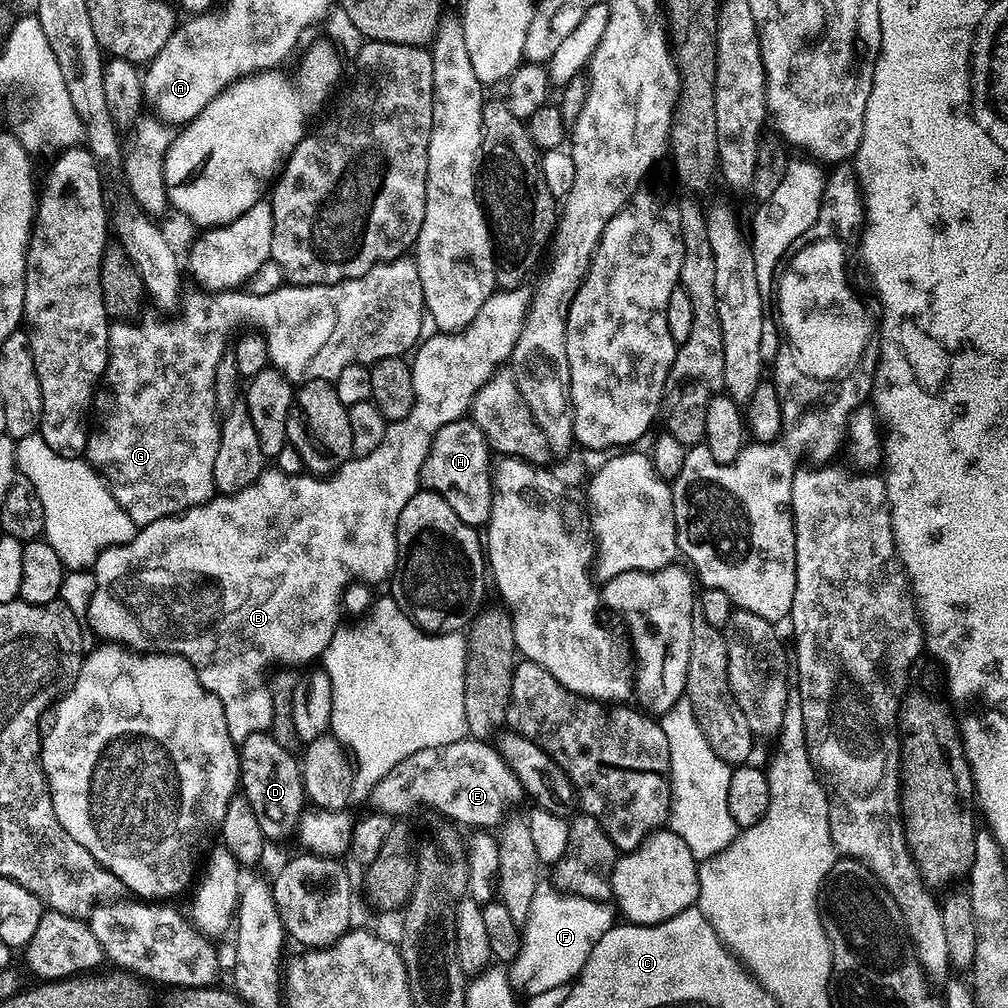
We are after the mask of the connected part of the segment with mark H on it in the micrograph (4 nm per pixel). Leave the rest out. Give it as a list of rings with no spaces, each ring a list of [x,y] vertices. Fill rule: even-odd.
[[[471,418],[455,420],[442,426],[442,430],[432,437],[432,445],[420,471],[421,485],[446,498],[450,510],[474,529],[487,525],[492,509],[492,468],[488,456],[488,439],[478,425]]]

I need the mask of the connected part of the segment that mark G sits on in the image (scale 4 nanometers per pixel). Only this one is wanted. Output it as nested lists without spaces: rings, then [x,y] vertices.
[[[197,290],[198,292],[188,292],[185,291],[182,296],[182,303],[179,305],[178,311],[180,310],[180,316],[176,316],[173,320],[144,320],[141,324],[130,324],[134,322],[116,322],[109,327],[108,330],[108,365],[106,366],[106,370],[104,371],[104,375],[102,377],[102,387],[98,392],[98,408],[100,404],[100,408],[104,412],[95,413],[94,423],[91,425],[89,434],[88,434],[88,450],[86,453],[86,459],[89,464],[93,466],[93,468],[98,471],[101,476],[103,476],[104,480],[107,481],[108,488],[112,492],[114,498],[118,502],[118,506],[122,508],[133,519],[134,523],[138,526],[143,526],[145,524],[153,524],[154,522],[158,522],[162,518],[166,518],[167,516],[178,516],[181,512],[184,512],[188,508],[196,508],[199,504],[206,504],[209,500],[212,499],[214,493],[217,491],[215,478],[214,478],[214,460],[218,455],[219,448],[219,440],[220,440],[220,427],[221,427],[221,417],[217,414],[216,416],[216,398],[218,399],[218,389],[217,382],[215,380],[215,372],[218,370],[218,366],[221,360],[225,359],[226,345],[229,343],[224,338],[224,328],[230,328],[234,332],[235,329],[232,327],[232,316],[236,316],[236,320],[240,320],[240,312],[232,312],[232,304],[228,304],[228,312],[224,312],[224,308],[220,308],[220,300],[224,300],[224,290],[216,290],[216,291],[208,291],[208,290]]]

